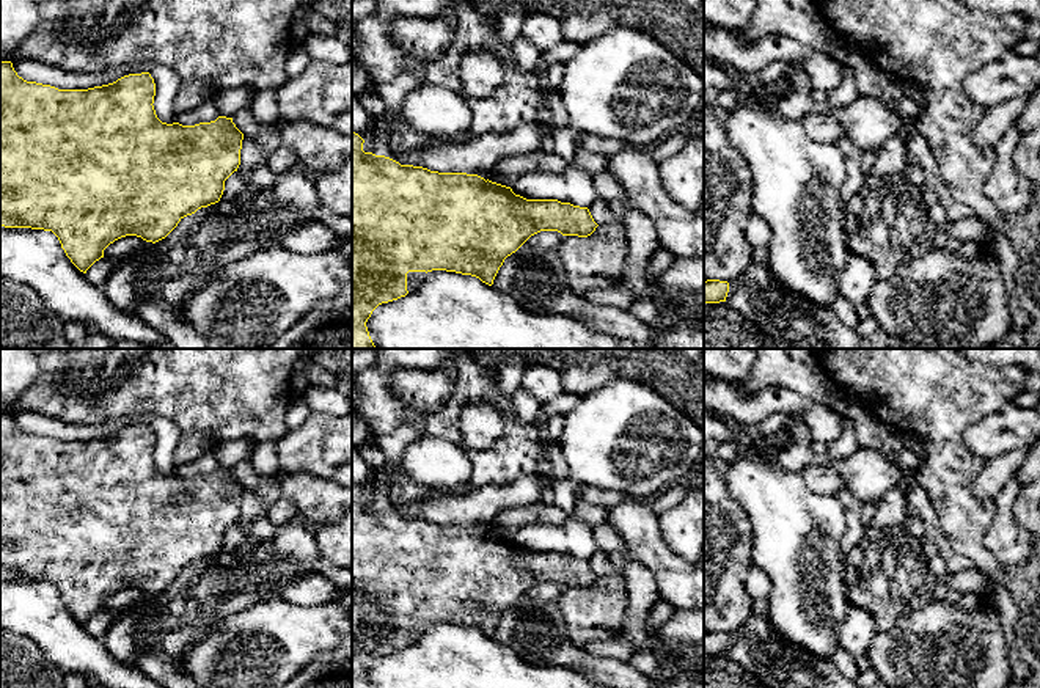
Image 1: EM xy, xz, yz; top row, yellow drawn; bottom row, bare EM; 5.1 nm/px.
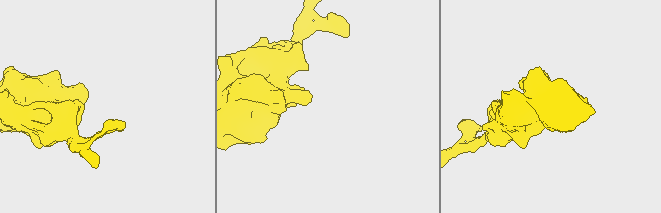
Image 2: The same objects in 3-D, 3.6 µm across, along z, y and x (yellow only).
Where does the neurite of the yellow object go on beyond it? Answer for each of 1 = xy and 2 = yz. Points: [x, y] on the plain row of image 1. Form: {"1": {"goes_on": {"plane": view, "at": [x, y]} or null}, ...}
{"1": {"goes_on": null}, "2": {"goes_on": null}}

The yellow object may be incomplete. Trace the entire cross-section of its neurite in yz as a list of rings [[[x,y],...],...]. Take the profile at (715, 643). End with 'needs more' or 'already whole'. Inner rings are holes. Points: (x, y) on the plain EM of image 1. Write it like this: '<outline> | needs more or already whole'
[[[720,631],[704,633],[704,655],[726,653],[729,644],[729,635]]] | already whole

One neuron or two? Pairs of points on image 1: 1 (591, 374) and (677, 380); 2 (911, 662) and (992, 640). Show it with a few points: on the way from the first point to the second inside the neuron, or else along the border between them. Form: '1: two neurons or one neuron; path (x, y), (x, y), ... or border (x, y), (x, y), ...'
1: one neuron; path (613, 365), (655, 365)
2: one neuron; path (932, 658), (960, 658), (971, 647)

